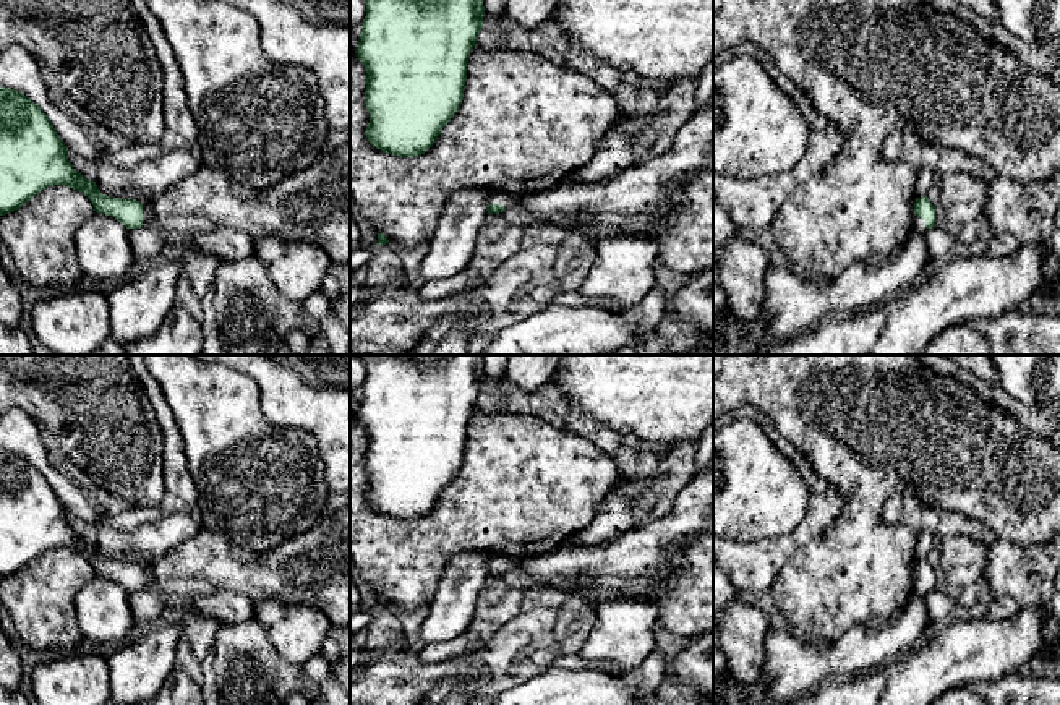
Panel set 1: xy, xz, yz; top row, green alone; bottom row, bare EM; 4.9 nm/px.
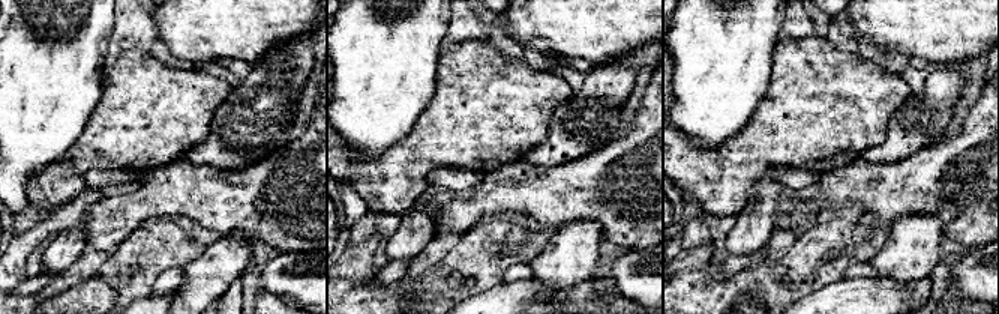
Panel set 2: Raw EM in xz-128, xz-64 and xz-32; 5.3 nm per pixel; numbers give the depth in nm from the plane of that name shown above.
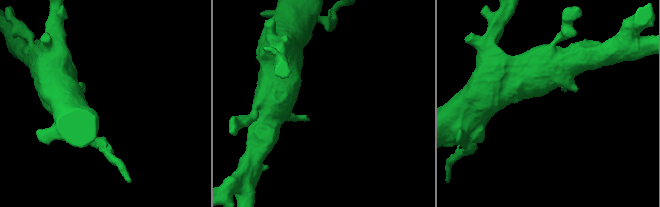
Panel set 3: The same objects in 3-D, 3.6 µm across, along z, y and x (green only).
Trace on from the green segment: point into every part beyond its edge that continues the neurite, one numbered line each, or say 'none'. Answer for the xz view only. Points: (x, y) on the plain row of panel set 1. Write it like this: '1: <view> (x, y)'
1: xz (508, 564)

